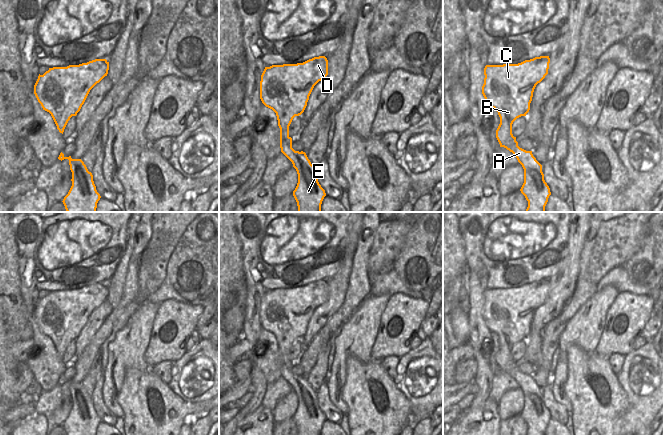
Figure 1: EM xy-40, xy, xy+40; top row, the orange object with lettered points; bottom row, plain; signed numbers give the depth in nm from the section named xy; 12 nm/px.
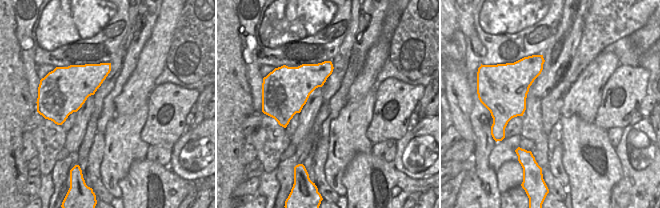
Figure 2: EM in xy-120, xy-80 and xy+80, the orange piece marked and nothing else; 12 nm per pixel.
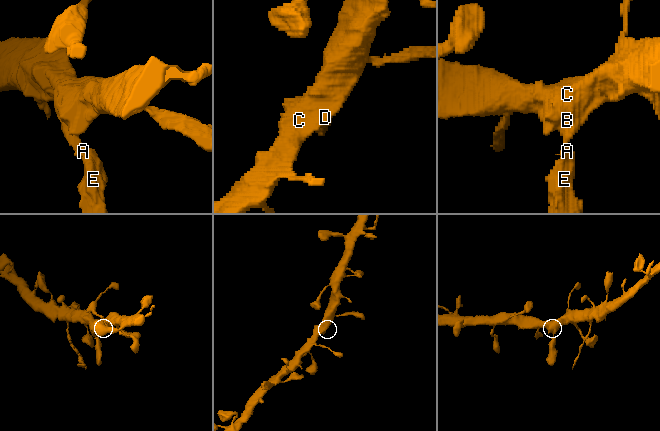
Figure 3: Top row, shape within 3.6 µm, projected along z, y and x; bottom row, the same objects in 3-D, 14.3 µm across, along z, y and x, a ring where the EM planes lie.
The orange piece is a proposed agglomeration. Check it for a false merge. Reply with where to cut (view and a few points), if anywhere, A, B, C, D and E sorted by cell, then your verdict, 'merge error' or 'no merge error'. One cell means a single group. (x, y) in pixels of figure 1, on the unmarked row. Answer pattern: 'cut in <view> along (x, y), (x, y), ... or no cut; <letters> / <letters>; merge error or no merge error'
no cut; A B C D E; no merge error

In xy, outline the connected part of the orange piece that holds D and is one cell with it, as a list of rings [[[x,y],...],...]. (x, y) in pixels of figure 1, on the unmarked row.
[[[325,280],[314,281],[303,287],[265,291],[261,299],[260,323],[266,331],[276,337],[280,352],[281,376],[292,386],[298,398],[298,407],[293,415],[298,430],[297,436],[321,436],[321,428],[326,417],[318,406],[317,392],[311,388],[306,377],[295,375],[292,372],[289,350],[295,340],[304,336],[314,310],[327,299],[328,284]]]

